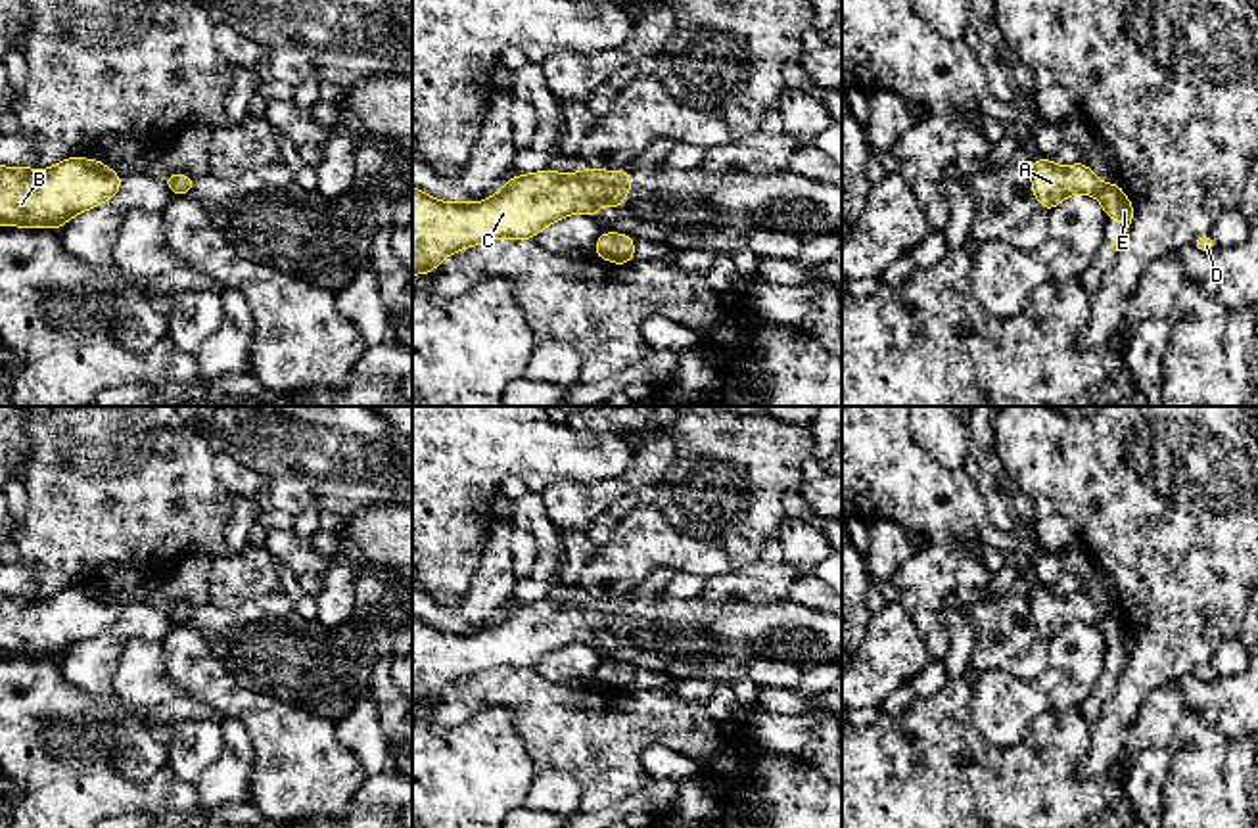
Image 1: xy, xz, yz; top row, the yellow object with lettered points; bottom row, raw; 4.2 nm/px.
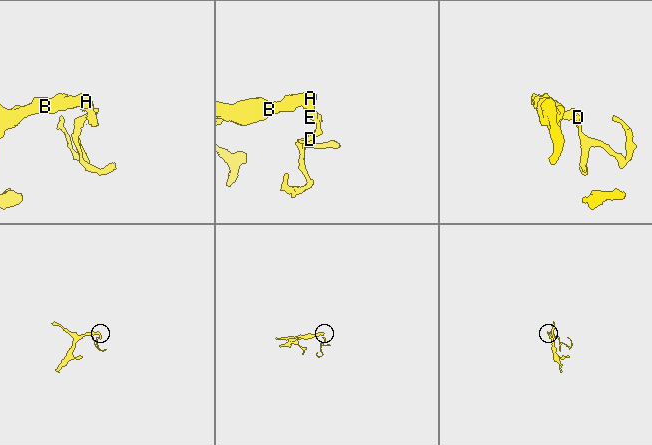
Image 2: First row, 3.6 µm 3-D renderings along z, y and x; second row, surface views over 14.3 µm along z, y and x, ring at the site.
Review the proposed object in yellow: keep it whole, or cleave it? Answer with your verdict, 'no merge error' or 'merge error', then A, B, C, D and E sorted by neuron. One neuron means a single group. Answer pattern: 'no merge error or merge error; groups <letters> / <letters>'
merge error; groups A B C / D E

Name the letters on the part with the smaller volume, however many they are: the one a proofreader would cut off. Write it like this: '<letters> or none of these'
D, E

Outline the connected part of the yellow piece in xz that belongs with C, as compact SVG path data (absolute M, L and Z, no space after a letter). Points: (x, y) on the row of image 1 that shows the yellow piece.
M585 165L581 174L543 169L533 174L510 176L502 192L491 194L481 203L439 201L412 186L412 276L430 274L447 255L464 247L499 238L535 240L543 228L571 213L594 218L604 203L610 203L619 213L621 199L629 194L631 171L598 171L591 165Z

